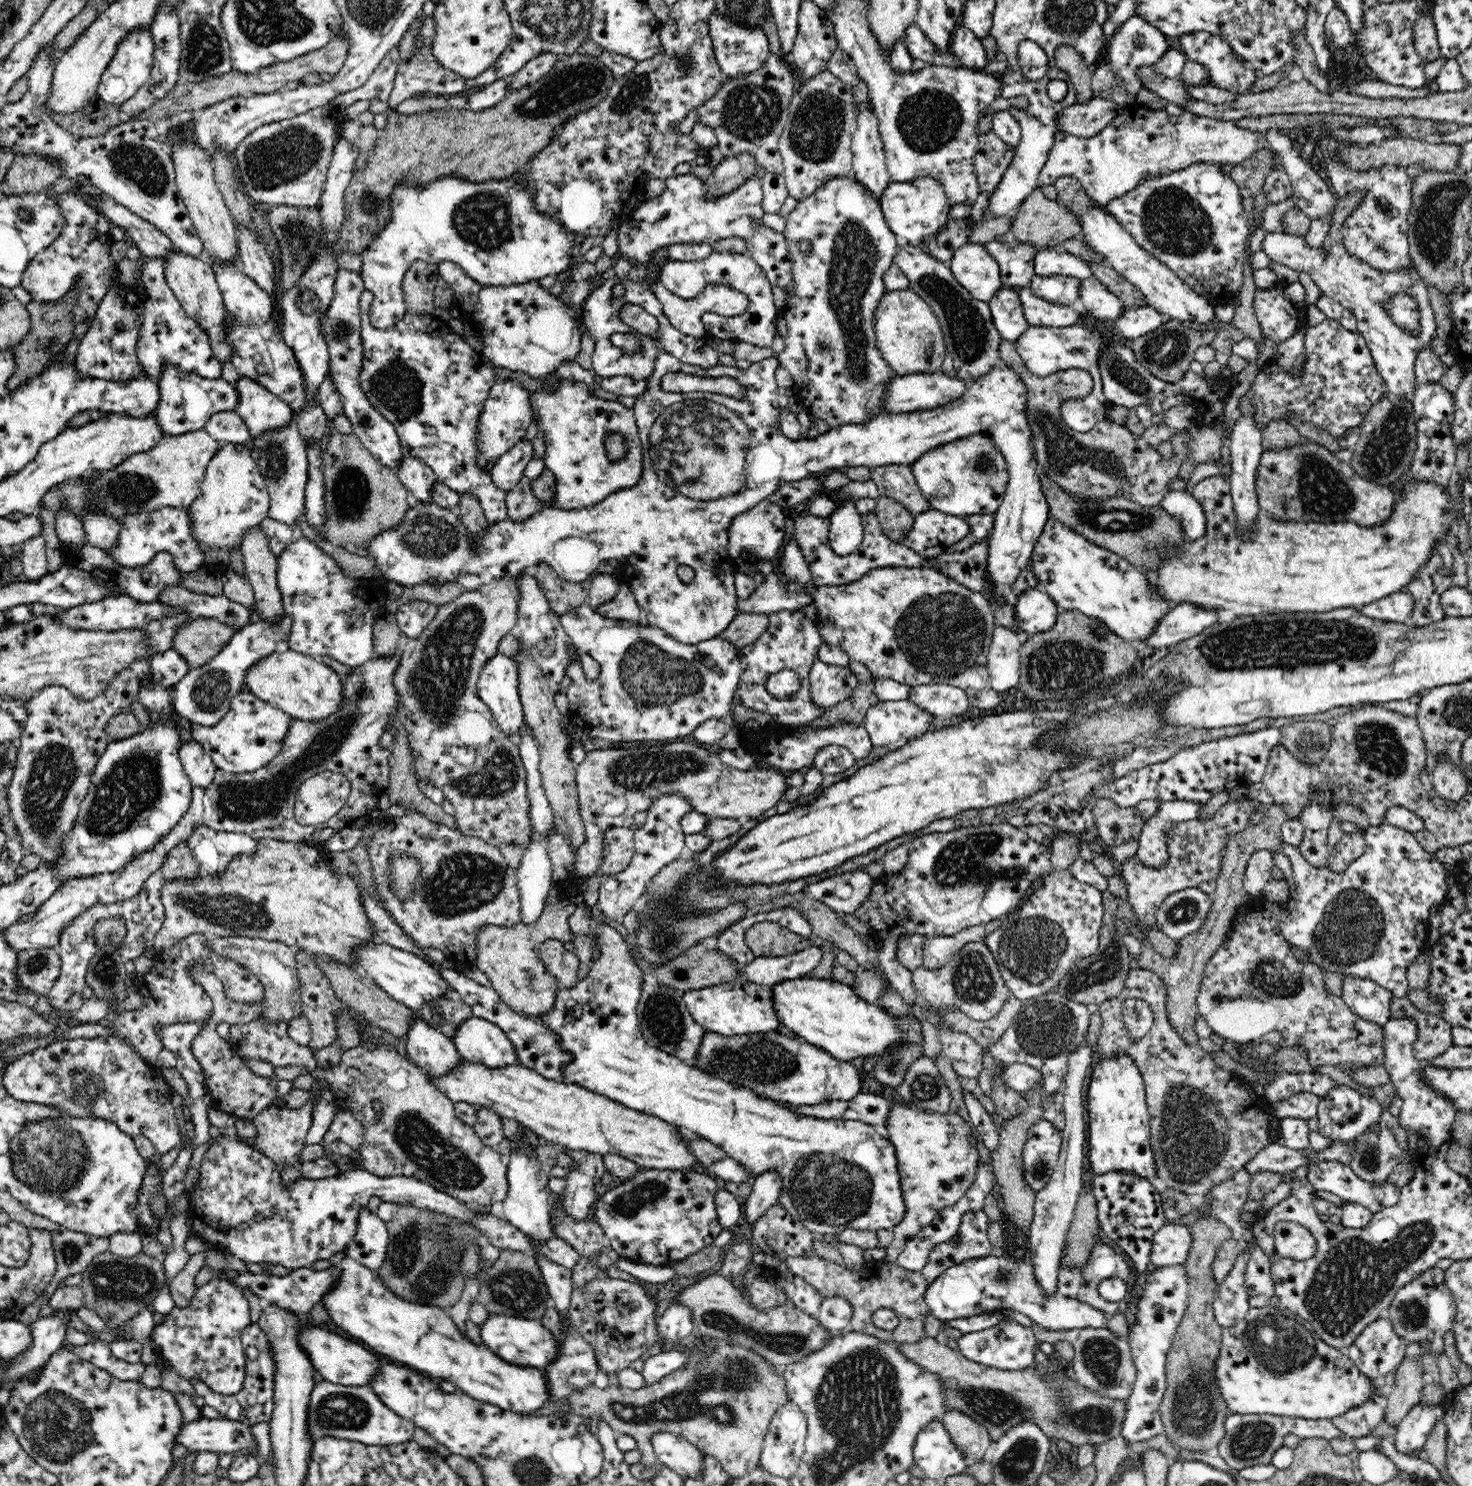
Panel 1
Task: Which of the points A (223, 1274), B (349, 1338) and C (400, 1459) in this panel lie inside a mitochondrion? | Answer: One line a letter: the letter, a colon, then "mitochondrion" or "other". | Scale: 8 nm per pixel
A: other
B: other
C: other

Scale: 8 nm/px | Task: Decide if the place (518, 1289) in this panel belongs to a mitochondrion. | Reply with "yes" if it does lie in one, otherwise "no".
yes

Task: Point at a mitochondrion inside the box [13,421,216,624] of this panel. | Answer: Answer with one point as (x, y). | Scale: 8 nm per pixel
(126, 490)

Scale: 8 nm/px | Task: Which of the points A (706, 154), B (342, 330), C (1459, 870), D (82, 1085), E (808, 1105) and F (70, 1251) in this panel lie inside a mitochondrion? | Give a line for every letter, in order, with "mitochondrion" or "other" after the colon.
A: other
B: mitochondrion
C: other
D: mitochondrion
E: other
F: mitochondrion

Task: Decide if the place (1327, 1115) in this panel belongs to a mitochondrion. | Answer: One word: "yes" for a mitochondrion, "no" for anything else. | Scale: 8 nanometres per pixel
no

